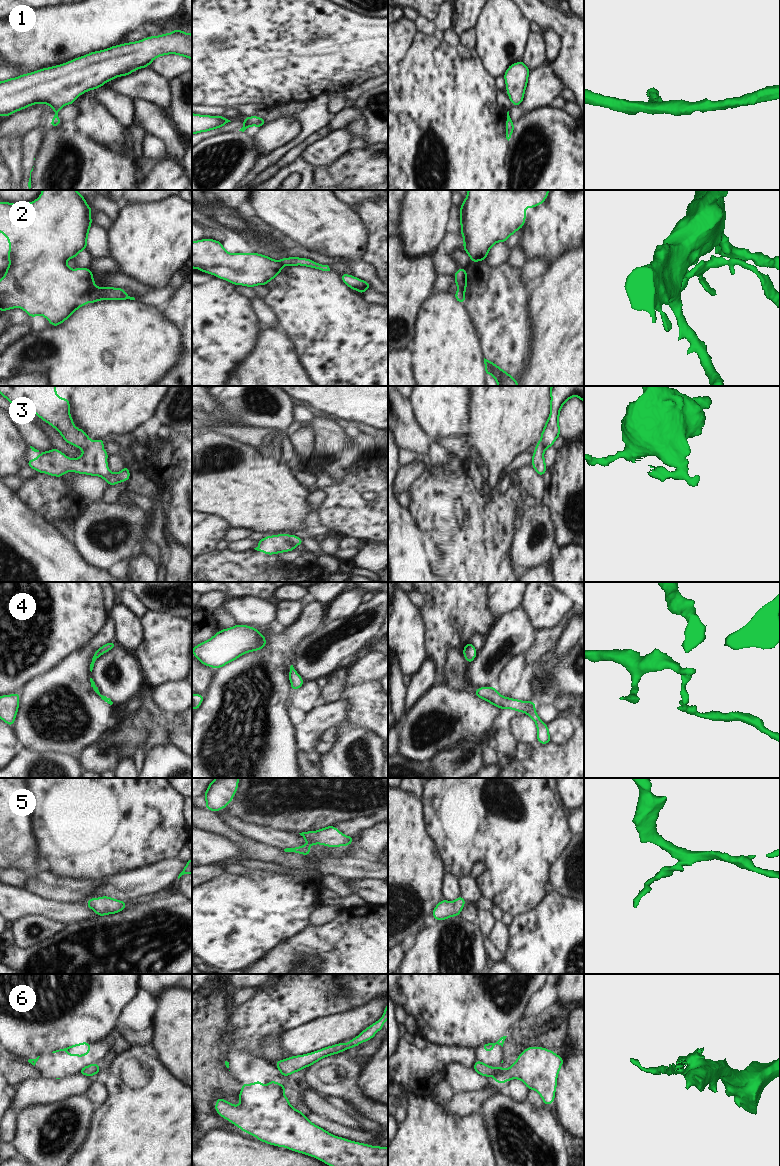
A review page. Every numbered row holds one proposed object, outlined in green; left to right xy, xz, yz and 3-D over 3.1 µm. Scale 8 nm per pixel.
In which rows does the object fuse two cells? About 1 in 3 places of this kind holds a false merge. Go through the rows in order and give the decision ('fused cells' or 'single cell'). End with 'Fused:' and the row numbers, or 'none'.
1: single cell
2: fused cells
3: fused cells
4: single cell
5: single cell
6: single cell
Fused: 2, 3

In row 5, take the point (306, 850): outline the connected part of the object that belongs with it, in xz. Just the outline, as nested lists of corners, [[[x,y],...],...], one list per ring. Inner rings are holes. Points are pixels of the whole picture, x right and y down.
[[[302,845],[300,847],[294,847],[294,848],[286,848],[284,849],[285,852],[294,852],[294,853],[300,853],[303,855],[310,855],[310,848],[311,846],[306,845]]]

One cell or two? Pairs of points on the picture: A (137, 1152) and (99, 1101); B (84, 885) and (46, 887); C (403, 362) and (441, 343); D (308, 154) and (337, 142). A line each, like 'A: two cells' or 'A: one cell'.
A: two cells
B: one cell
C: two cells
D: one cell

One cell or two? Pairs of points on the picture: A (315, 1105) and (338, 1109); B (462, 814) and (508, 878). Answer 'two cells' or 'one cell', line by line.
A: one cell
B: one cell

